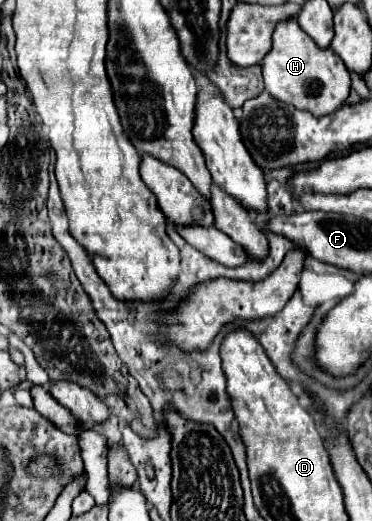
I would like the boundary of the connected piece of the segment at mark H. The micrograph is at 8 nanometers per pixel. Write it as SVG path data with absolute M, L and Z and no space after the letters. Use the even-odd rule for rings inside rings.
M295 19L277 25L273 33L273 49L265 55L261 65L265 89L275 99L291 103L297 109L307 109L319 117L337 111L347 101L351 91L351 75L343 61L329 47L315 47L315 41L305 31L301 31ZM313 85L317 87L313 89Z

